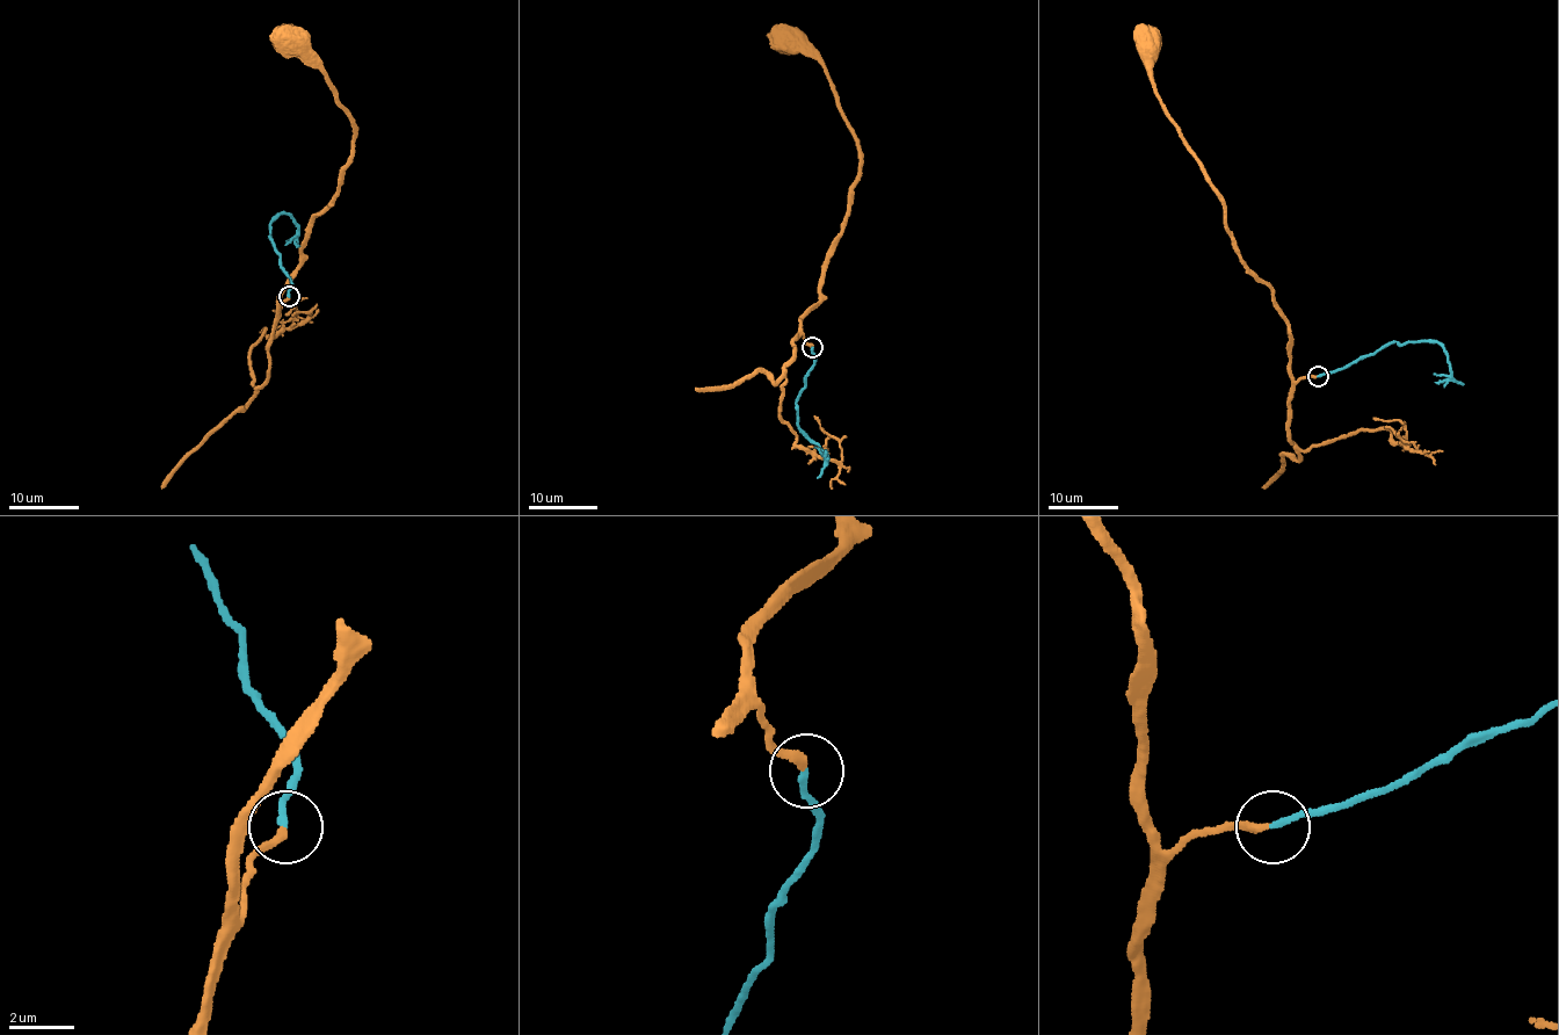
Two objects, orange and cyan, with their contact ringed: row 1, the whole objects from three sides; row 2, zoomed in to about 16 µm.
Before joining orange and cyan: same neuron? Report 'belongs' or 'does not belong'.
belongs

